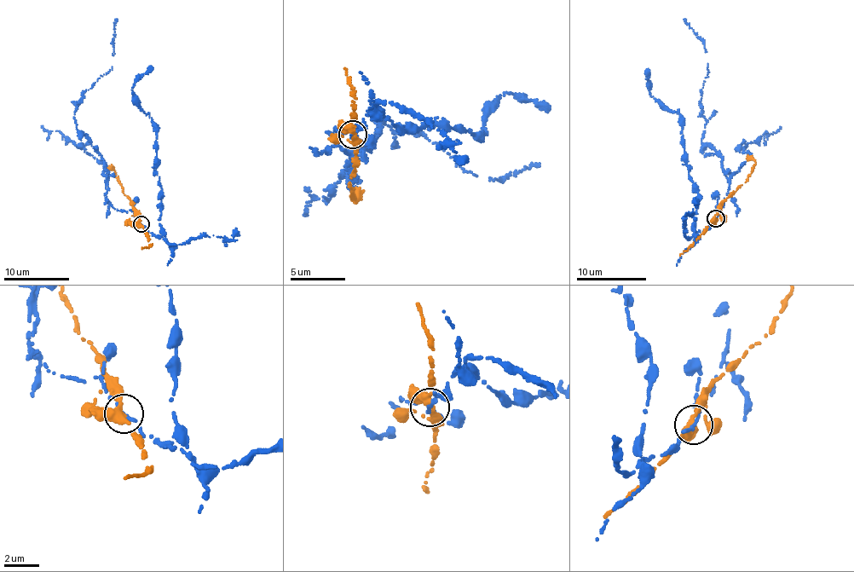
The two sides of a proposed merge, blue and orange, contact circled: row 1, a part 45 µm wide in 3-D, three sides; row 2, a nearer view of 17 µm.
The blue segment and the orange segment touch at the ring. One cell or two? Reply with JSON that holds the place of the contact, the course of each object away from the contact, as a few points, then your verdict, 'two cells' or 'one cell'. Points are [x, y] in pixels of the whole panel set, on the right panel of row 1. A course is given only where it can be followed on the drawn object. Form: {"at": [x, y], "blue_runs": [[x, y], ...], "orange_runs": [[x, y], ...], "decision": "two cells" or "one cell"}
{"at": [716, 218], "blue_runs": [[716, 217], [729, 180], [718, 151], [701, 141], [706, 122], [701, 103], [707, 65], [704, 41], [683, 19]], "orange_runs": [[715, 218], [721, 202], [747, 181], [755, 164], [747, 157]], "decision": "two cells"}

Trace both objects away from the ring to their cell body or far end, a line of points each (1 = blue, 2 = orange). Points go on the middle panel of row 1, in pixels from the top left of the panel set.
1: (352, 135), (328, 131), (348, 152), (370, 150), (378, 115), (501, 182), (539, 164)
2: (352, 132), (360, 141), (349, 187), (354, 202), (359, 189)

